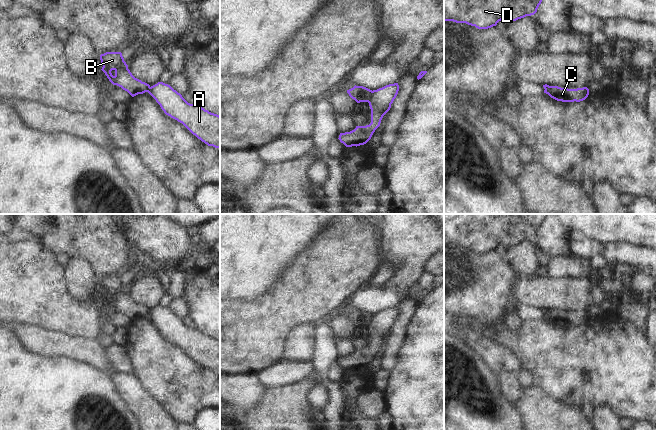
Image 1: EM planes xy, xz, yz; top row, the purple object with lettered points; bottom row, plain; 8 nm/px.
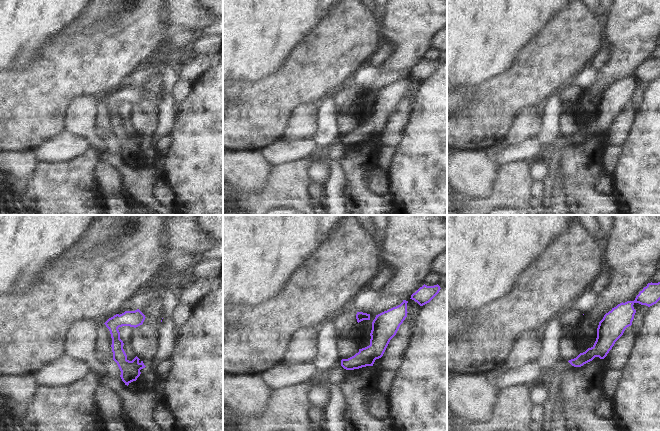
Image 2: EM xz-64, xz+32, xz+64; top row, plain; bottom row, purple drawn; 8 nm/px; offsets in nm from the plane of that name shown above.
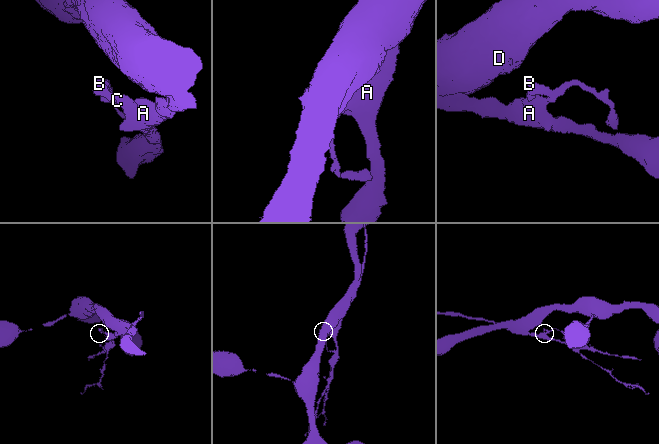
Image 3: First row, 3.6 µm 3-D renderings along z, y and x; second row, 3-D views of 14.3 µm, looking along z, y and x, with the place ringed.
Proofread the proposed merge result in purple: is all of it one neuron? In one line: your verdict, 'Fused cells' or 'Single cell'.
Fused cells.

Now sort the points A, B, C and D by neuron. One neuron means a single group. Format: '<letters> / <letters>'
A C D / B

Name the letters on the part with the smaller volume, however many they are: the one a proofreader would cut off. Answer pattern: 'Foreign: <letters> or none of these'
Foreign: B

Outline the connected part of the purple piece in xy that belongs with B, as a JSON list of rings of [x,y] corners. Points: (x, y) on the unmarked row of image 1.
[[[106,276],[100,279],[100,284],[101,294],[113,309],[121,311],[132,321],[148,316],[150,309],[132,299],[121,276]]]

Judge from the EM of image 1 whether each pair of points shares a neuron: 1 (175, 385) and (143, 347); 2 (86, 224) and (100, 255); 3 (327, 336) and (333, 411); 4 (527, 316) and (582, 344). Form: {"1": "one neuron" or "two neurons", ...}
{"1": "one neuron", "2": "one neuron", "3": "one neuron", "4": "two neurons"}

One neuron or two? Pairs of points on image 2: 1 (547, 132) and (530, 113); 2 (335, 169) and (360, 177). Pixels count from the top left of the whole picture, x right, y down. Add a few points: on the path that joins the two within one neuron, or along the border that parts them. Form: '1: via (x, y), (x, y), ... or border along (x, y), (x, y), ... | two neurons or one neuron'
1: border along (543, 106), (543, 129), (538, 138) | two neurons
2: border along (339, 160), (345, 175), (345, 193) | two neurons

